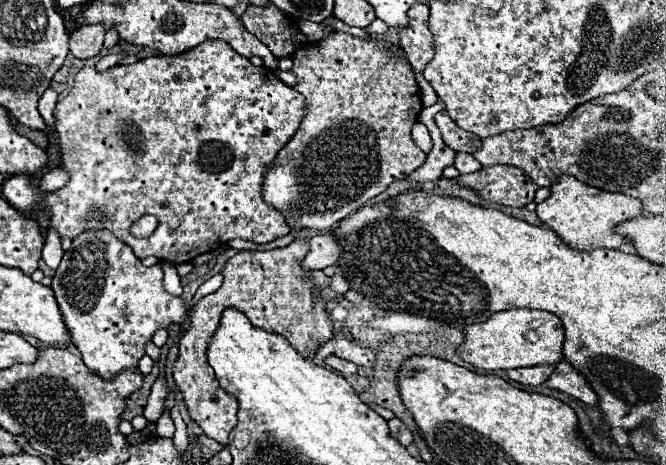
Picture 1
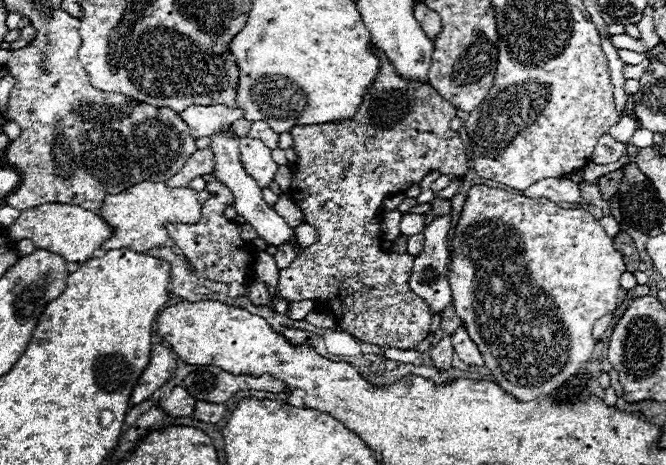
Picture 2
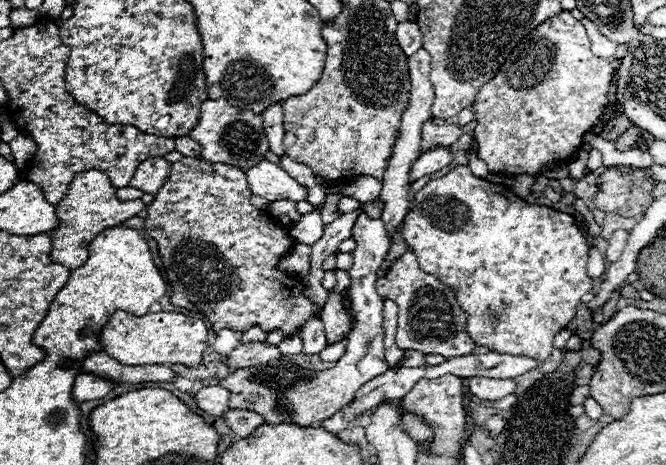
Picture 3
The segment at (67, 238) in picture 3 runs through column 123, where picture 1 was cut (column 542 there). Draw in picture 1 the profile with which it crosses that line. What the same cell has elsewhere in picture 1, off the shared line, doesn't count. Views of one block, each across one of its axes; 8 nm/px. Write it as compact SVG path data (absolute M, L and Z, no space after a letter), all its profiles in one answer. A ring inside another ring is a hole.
M560 176L550 184L550 196L536 206L538 218L552 228L566 244L578 252L592 252L598 248L616 250L628 240L614 234L614 226L638 218L642 214L642 202L624 194L612 194L598 188L592 188L574 176Z

